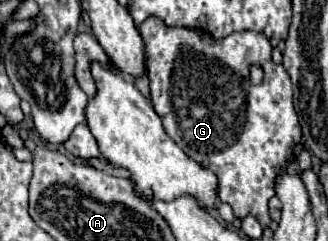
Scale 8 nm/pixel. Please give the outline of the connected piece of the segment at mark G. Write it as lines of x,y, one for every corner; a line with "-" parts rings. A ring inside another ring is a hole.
148,17
138,31
146,43
152,105
160,115
166,133
190,159
218,177
216,195
234,209
236,217
244,219
252,213
262,225
270,225
268,201
274,197
274,179
278,169
290,159
292,145
300,141
302,135
292,105
290,77
282,65
272,63
270,41
256,31
240,31
224,39
214,39
200,29
168,27
158,17
-
252,65
258,65
264,71
264,79
258,85
250,81

